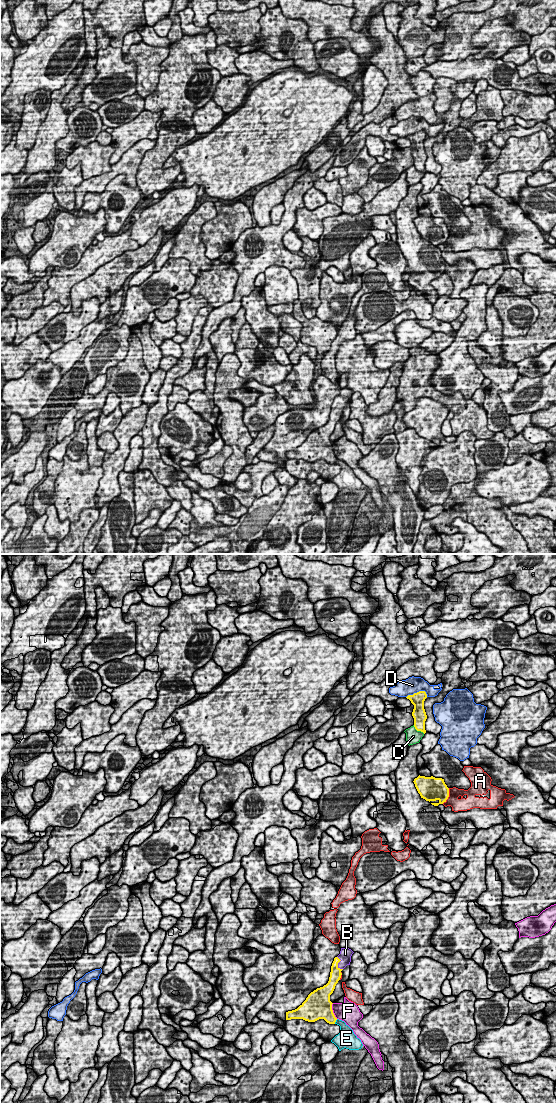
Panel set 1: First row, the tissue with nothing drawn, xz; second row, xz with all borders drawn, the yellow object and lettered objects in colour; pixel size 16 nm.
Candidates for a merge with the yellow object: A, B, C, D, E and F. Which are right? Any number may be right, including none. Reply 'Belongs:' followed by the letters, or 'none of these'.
Belongs: B

